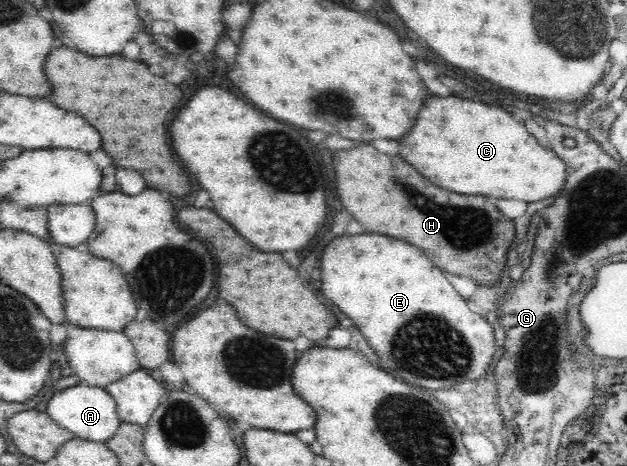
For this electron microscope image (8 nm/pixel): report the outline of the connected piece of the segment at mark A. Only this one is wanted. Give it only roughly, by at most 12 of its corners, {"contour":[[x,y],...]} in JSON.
{"contour":[[103,388],[55,393],[47,416],[73,437],[106,442],[120,419]]}

